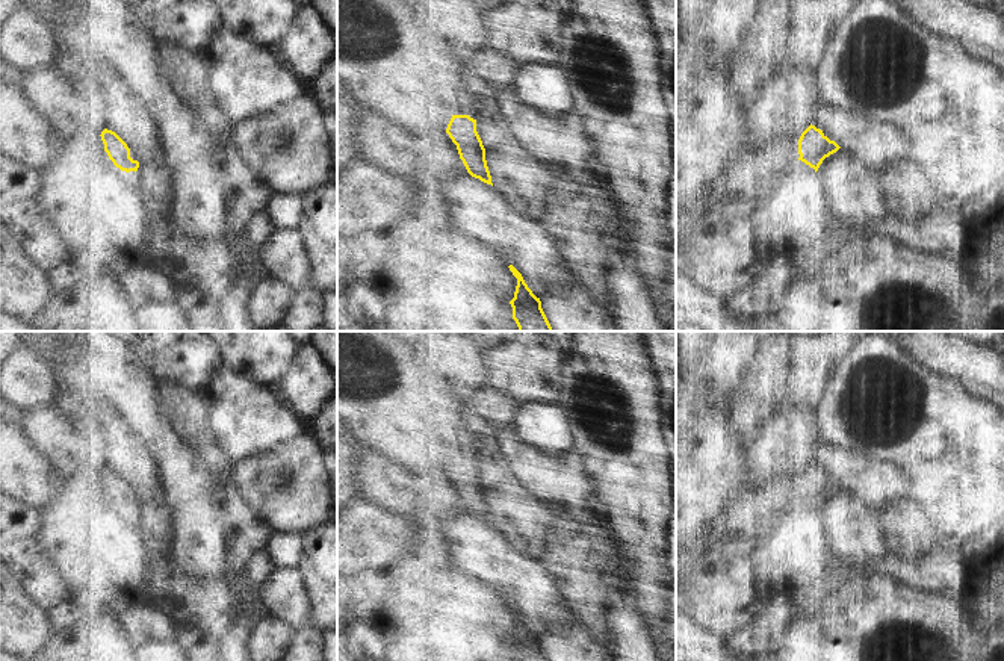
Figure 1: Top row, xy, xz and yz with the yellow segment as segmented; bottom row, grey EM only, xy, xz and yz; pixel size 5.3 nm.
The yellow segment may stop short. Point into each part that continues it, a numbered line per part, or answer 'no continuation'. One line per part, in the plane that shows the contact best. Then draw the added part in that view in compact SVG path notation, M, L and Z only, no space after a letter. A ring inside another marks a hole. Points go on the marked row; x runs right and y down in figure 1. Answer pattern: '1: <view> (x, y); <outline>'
no continuation

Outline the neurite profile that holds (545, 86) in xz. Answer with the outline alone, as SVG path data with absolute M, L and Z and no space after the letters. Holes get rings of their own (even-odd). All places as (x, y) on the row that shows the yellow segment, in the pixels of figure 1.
M522 65L514 89L526 104L544 113L556 115L575 109L570 82L558 65Z

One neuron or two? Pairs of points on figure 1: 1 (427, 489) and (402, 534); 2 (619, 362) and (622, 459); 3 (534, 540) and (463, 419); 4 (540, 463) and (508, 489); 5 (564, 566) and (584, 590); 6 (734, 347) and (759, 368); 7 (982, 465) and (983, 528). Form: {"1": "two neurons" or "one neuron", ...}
{"1": "two neurons", "2": "one neuron", "3": "one neuron", "4": "two neurons", "5": "one neuron", "6": "one neuron", "7": "two neurons"}

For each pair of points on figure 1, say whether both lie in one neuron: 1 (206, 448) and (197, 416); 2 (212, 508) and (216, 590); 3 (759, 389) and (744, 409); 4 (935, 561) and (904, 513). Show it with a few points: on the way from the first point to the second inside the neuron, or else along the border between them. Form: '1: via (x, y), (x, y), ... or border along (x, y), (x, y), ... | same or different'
1: border along (207, 430), (188, 442) | different
2: border along (182, 569), (198, 577), (226, 578) | different
3: border along (770, 381), (765, 397), (738, 400), (732, 394) | different
4: via (930, 549), (911, 525) | same

